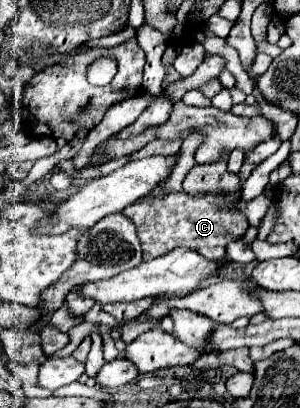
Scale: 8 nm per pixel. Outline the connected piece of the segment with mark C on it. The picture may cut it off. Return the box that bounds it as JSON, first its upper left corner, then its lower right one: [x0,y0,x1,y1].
[123,192,249,260]

